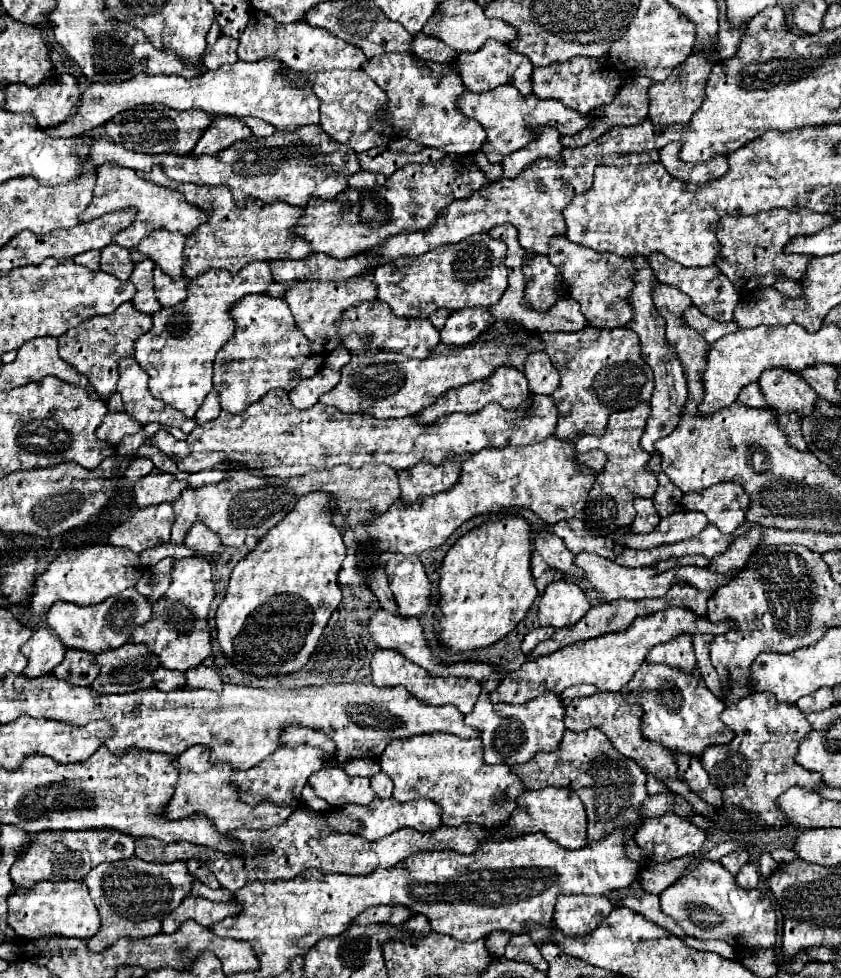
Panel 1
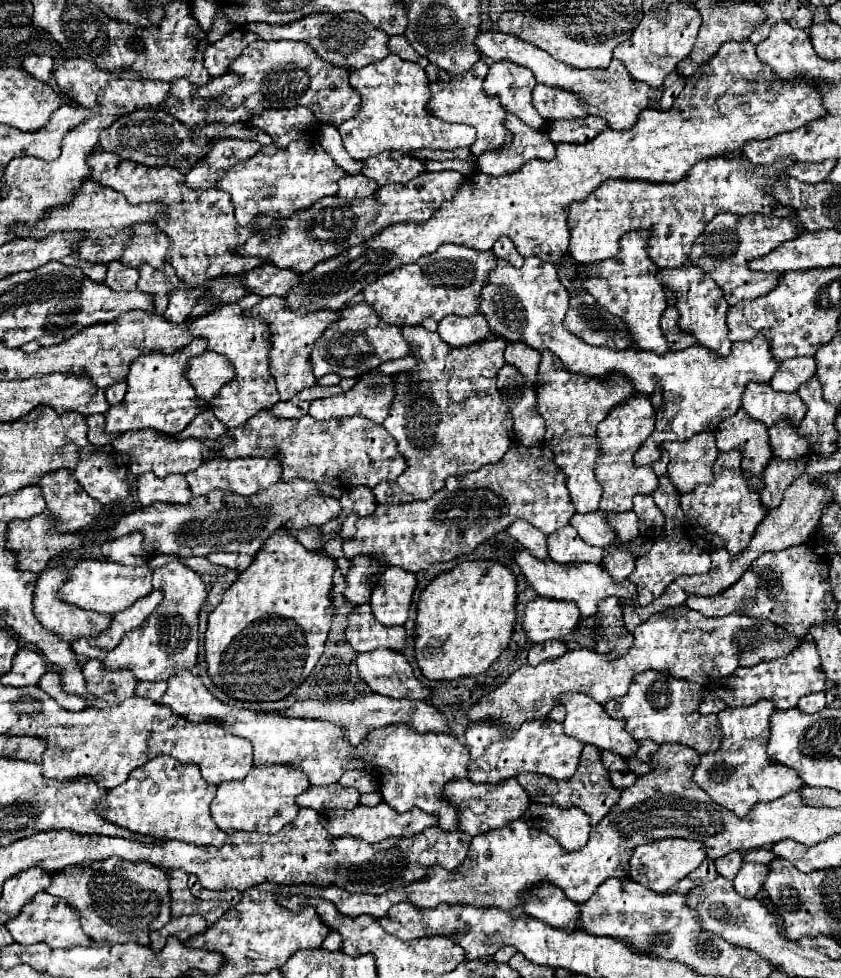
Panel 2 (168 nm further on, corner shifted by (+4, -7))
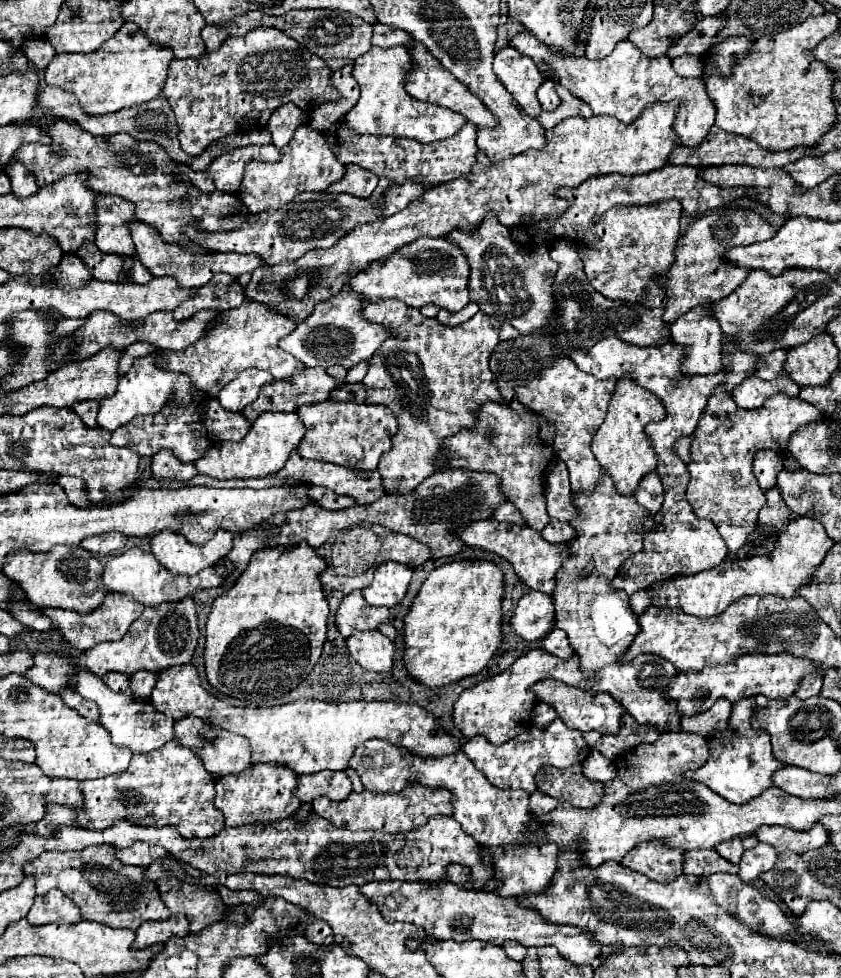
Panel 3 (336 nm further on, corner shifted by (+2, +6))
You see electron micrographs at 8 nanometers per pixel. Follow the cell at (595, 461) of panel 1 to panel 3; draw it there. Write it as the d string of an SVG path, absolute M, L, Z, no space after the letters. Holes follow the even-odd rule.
M564 356L564 358L556 358L552 366L544 368L536 380L516 388L516 398L520 404L544 416L550 424L556 424L554 454L566 462L574 492L588 492L598 484L600 464L596 462L590 444L594 432L598 430L598 426L602 424L608 412L614 386L616 386L616 378L594 380L592 374L578 370L578 366Z

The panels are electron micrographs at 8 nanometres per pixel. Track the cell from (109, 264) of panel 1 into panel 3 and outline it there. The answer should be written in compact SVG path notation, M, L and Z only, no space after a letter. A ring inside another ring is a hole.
M134 260L134 268L132 268L130 278L132 278L134 282L138 282L138 284L144 284L144 282L150 282L150 280L152 280L152 276L150 276L148 268L146 268L146 266L142 266L142 262L140 262L140 260Z

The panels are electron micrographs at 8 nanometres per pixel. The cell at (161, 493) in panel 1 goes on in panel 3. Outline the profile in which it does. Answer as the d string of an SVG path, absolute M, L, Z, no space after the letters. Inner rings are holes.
M162 448L152 458L152 474L158 478L170 478L170 480L182 480L188 482L198 474L194 464L182 464L168 448Z

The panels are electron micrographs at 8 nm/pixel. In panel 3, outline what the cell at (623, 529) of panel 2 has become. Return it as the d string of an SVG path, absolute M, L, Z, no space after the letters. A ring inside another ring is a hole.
M606 472L600 474L600 482L592 492L572 492L572 498L580 514L570 520L570 526L574 526L578 536L570 540L570 560L566 560L556 576L556 590L552 594L556 626L568 634L580 658L582 672L594 680L592 692L612 694L638 724L652 724L660 732L678 732L680 714L662 694L674 678L676 668L654 654L642 654L630 662L622 660L640 632L640 624L630 608L628 594L610 588L610 580L618 574L622 562L642 550L644 534L654 526L654 516L650 516L634 496L622 496ZM590 564L592 570L586 572ZM582 572L586 572L586 576L582 576Z

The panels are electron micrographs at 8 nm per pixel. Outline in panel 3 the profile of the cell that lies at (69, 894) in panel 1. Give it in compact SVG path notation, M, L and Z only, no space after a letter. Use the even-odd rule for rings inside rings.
M50 890L44 896L36 896L34 906L28 912L28 922L30 924L48 924L54 920L66 920L66 922L78 922L82 920L80 916L80 908L66 898L62 892L58 890Z

